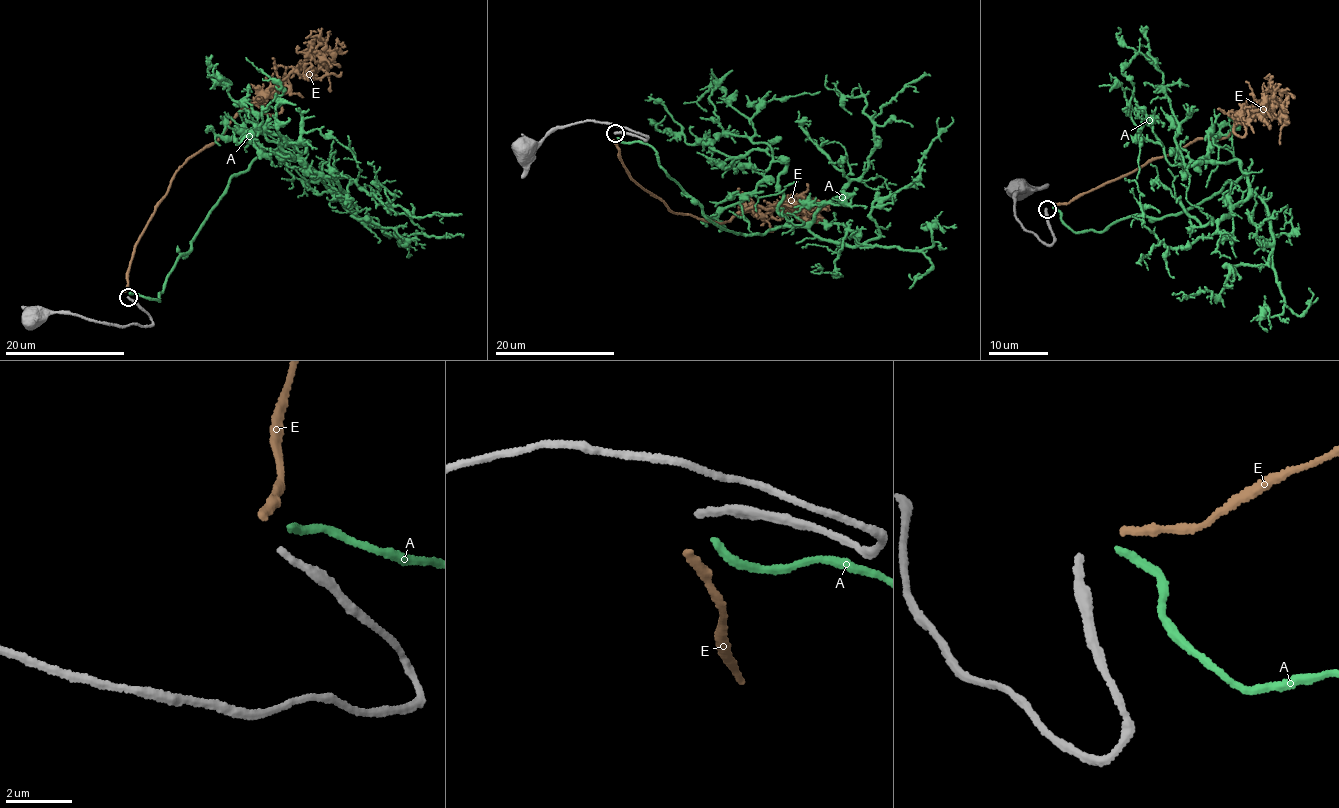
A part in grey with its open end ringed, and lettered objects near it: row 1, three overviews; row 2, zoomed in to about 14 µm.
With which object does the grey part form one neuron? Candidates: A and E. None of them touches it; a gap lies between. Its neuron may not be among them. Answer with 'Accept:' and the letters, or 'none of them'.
Accept: A

